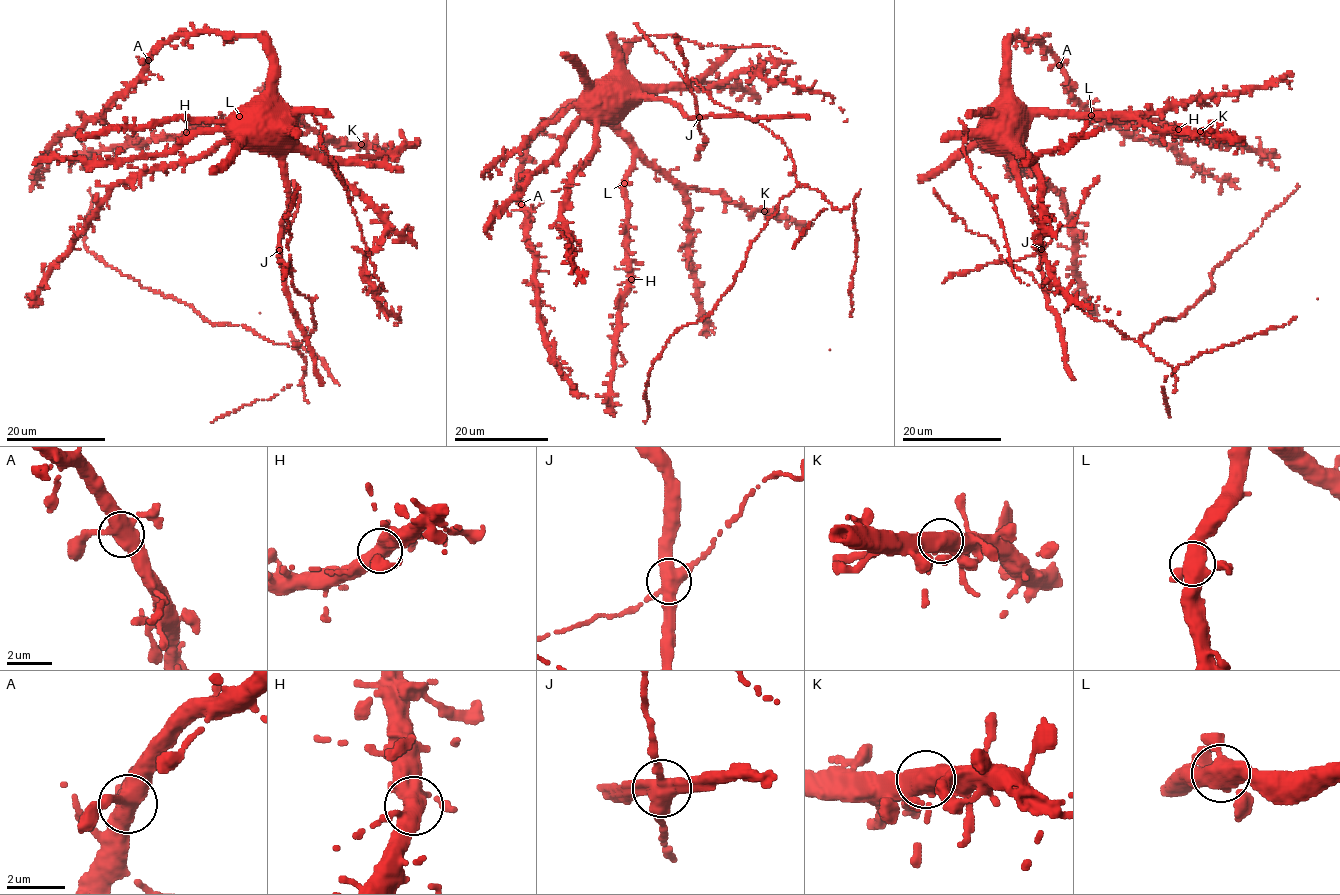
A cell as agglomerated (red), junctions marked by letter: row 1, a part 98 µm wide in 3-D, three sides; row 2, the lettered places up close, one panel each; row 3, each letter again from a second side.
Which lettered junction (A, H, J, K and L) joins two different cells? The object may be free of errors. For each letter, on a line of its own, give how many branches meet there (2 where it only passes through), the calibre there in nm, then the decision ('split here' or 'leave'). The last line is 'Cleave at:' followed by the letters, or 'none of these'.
A: 4 | 460 nm | leave
H: 4 | 440 nm | leave
J: 4 | 480 nm | split here
K: 4 | 460 nm | leave
L: 4 | 480 nm | leave
Cleave at: J

